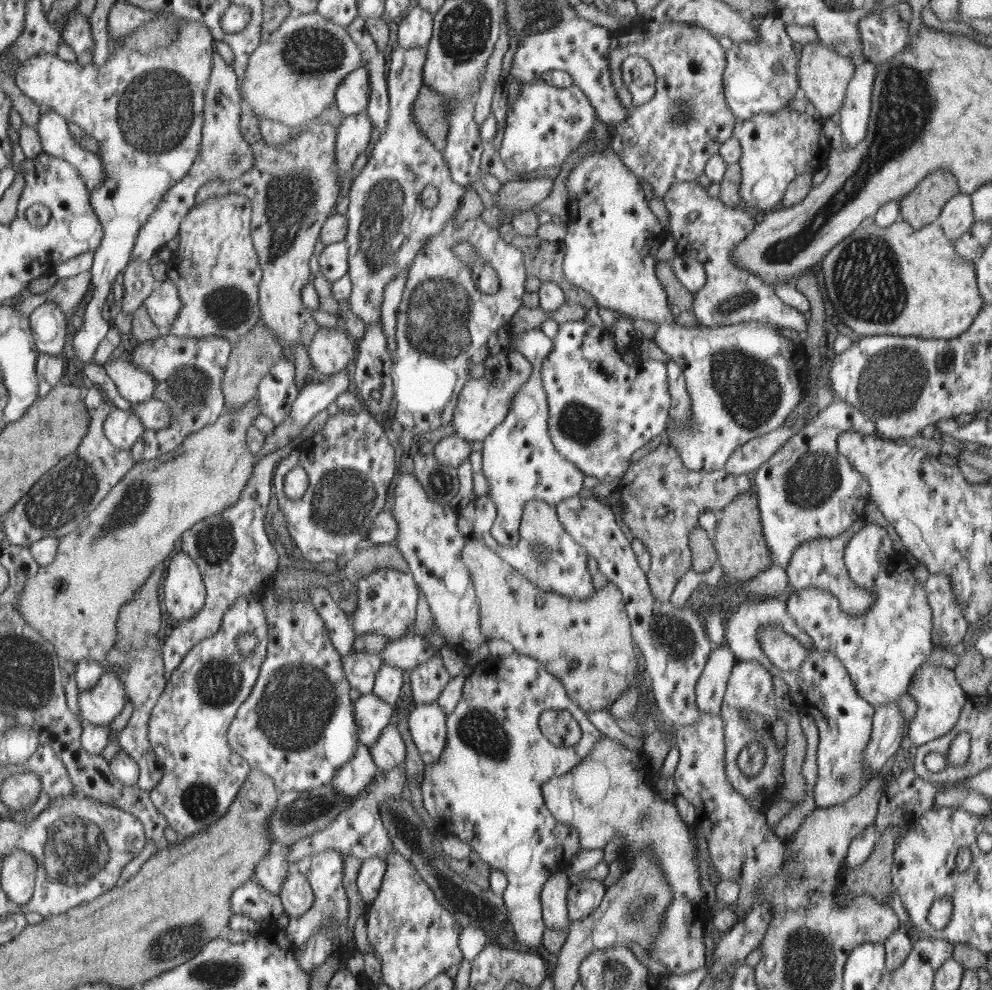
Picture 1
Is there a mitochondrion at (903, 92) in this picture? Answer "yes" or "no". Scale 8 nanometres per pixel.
yes

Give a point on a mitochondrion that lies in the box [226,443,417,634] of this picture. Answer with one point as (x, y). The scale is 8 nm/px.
(342, 499)

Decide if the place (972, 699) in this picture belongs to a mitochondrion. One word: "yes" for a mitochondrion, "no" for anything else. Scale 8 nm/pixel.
no

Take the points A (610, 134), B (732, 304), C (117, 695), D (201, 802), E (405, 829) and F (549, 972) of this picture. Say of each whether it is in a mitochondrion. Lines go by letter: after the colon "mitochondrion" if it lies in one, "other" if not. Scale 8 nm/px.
A: other
B: mitochondrion
C: other
D: mitochondrion
E: mitochondrion
F: other

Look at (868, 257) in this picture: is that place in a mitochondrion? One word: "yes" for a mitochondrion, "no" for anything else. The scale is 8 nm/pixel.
yes

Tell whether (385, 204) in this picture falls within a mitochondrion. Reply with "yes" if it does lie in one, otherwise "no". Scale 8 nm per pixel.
yes

